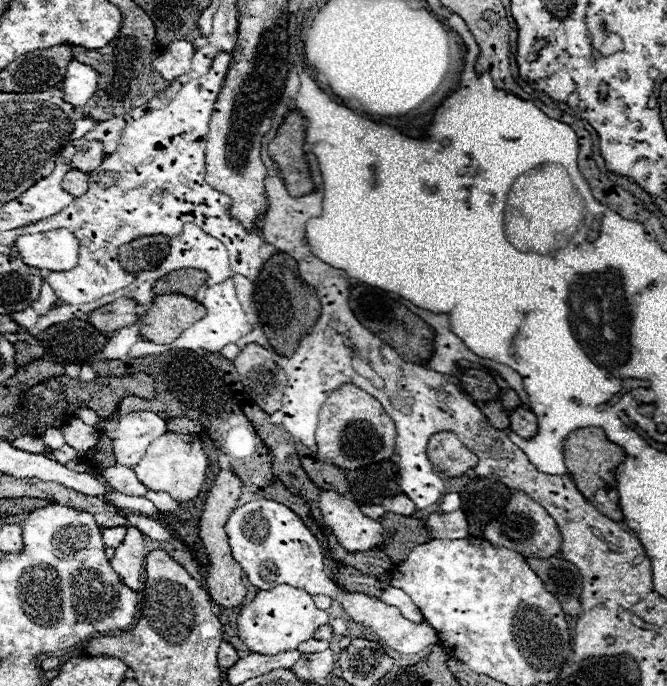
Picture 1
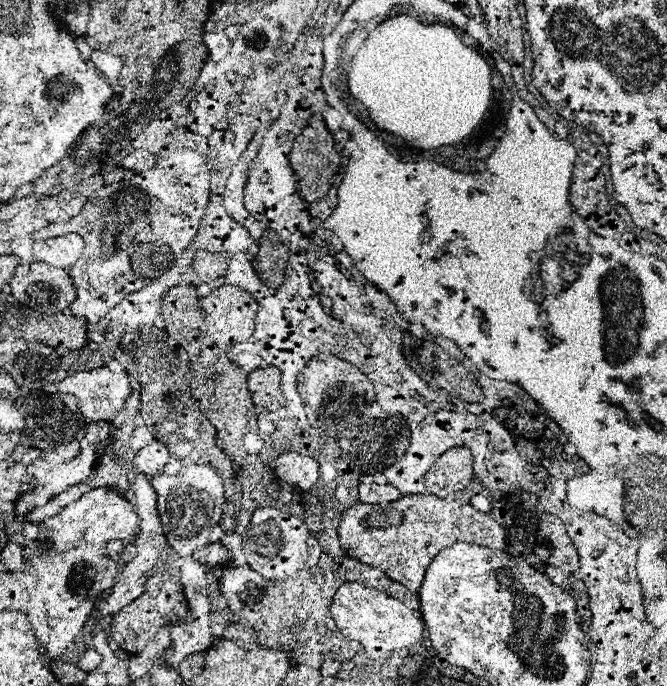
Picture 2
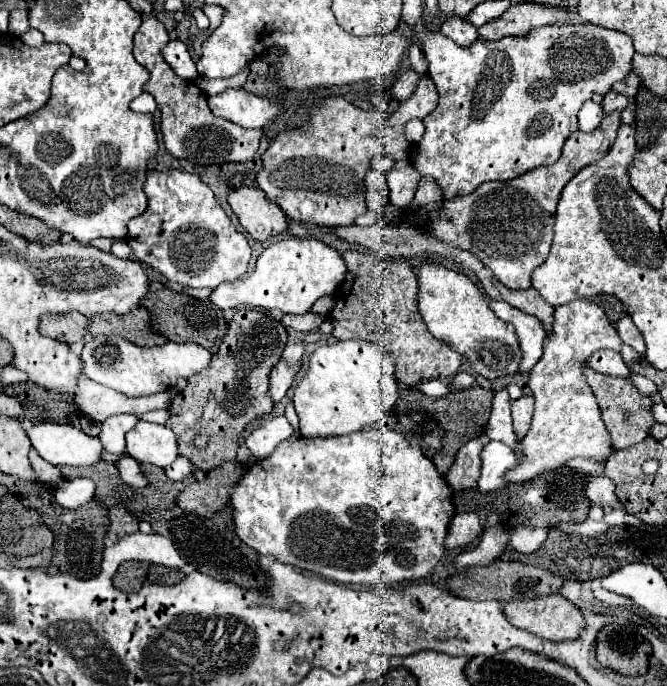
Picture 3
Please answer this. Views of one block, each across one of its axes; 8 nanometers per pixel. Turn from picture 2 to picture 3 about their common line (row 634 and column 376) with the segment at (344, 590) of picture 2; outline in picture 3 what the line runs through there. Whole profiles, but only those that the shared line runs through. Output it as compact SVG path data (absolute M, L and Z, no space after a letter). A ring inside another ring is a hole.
M348 340L348 342L322 344L312 352L310 370L296 386L292 404L300 418L300 434L304 438L316 438L316 436L342 436L364 430L376 424L380 418L384 418L394 408L396 398L398 398L398 382L394 376L392 356L386 356L386 352L382 352L376 344Z

